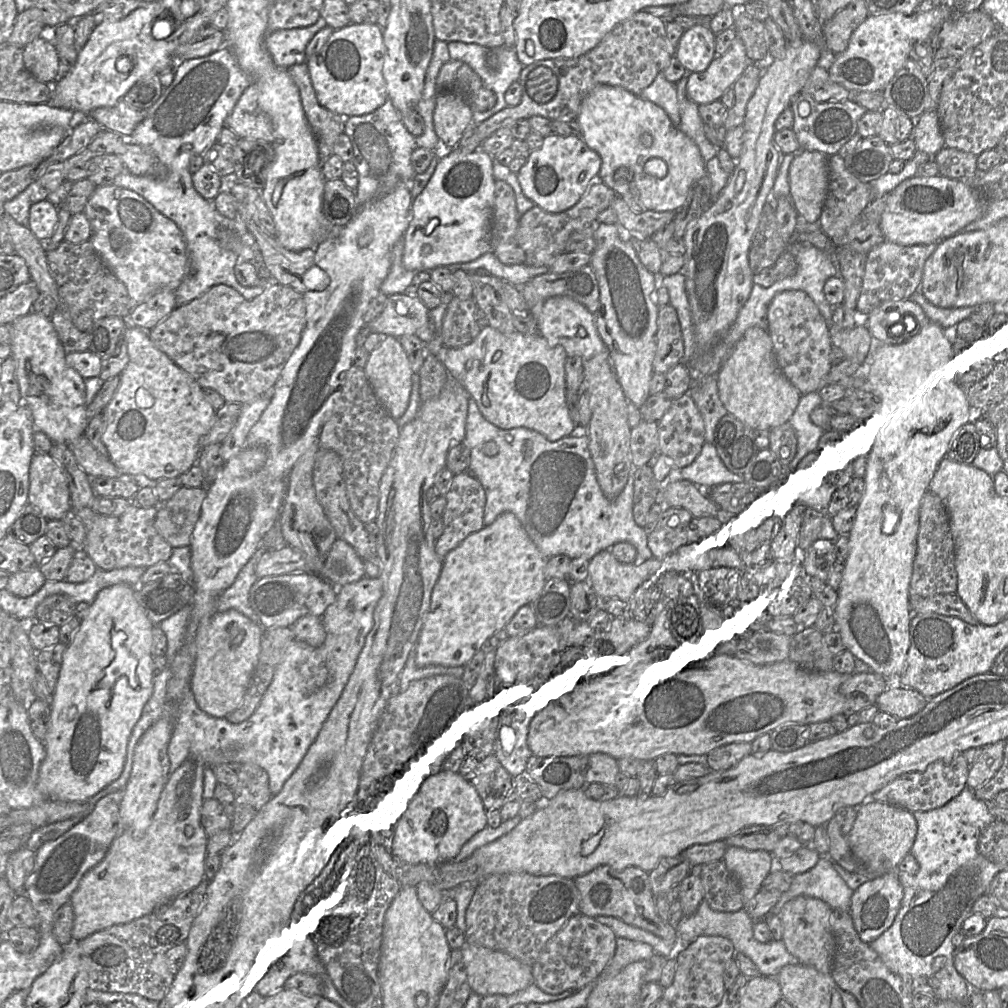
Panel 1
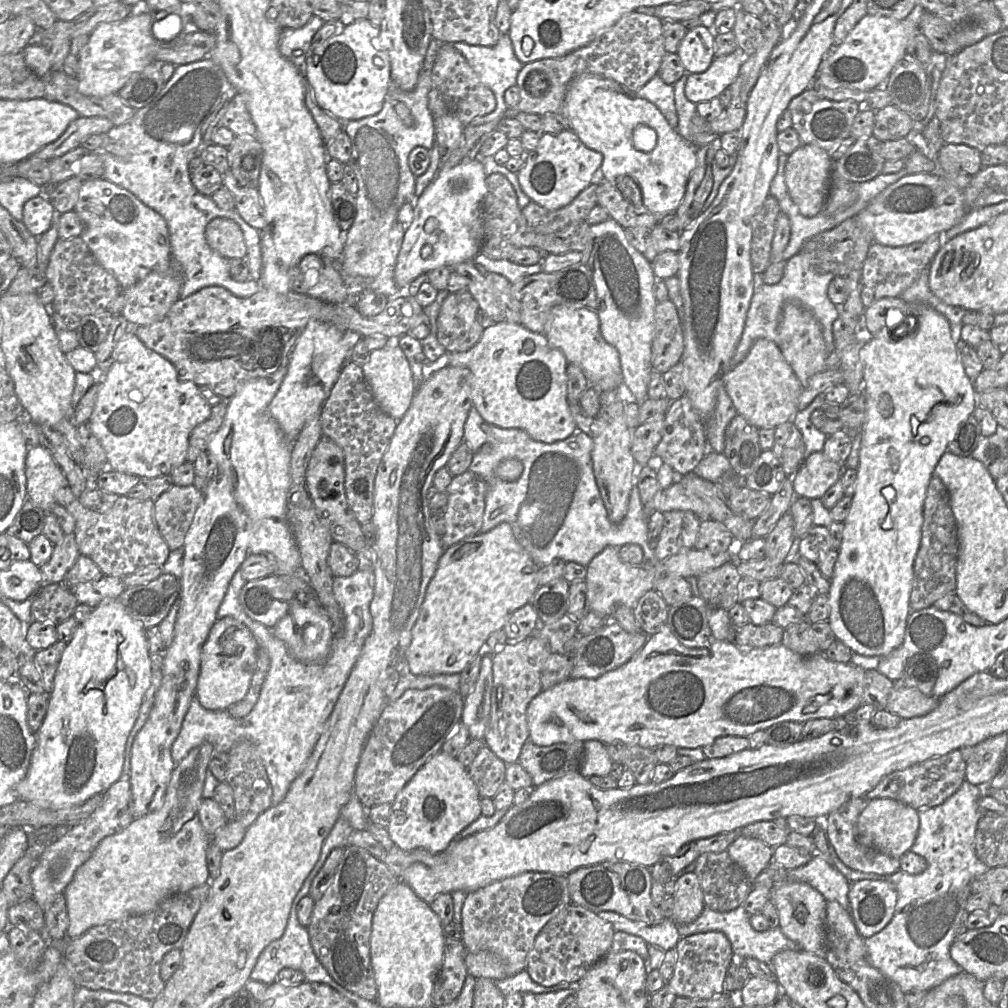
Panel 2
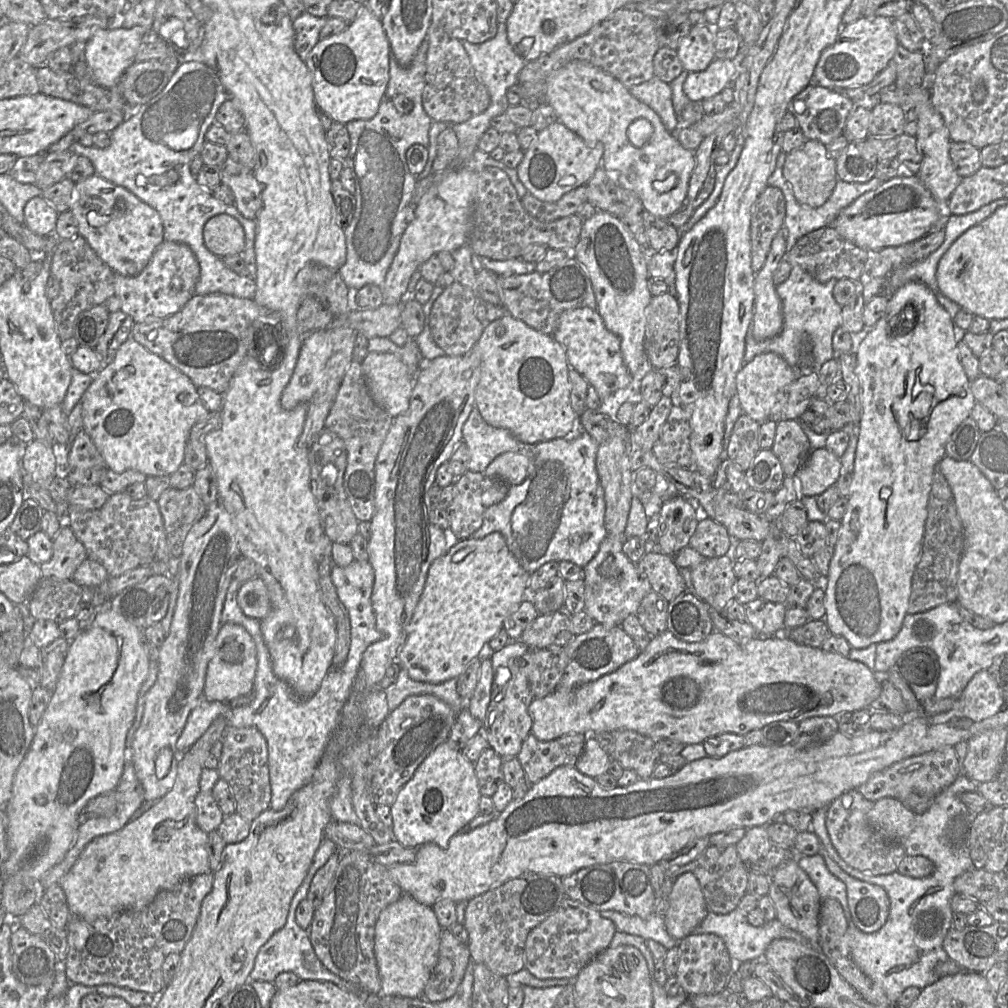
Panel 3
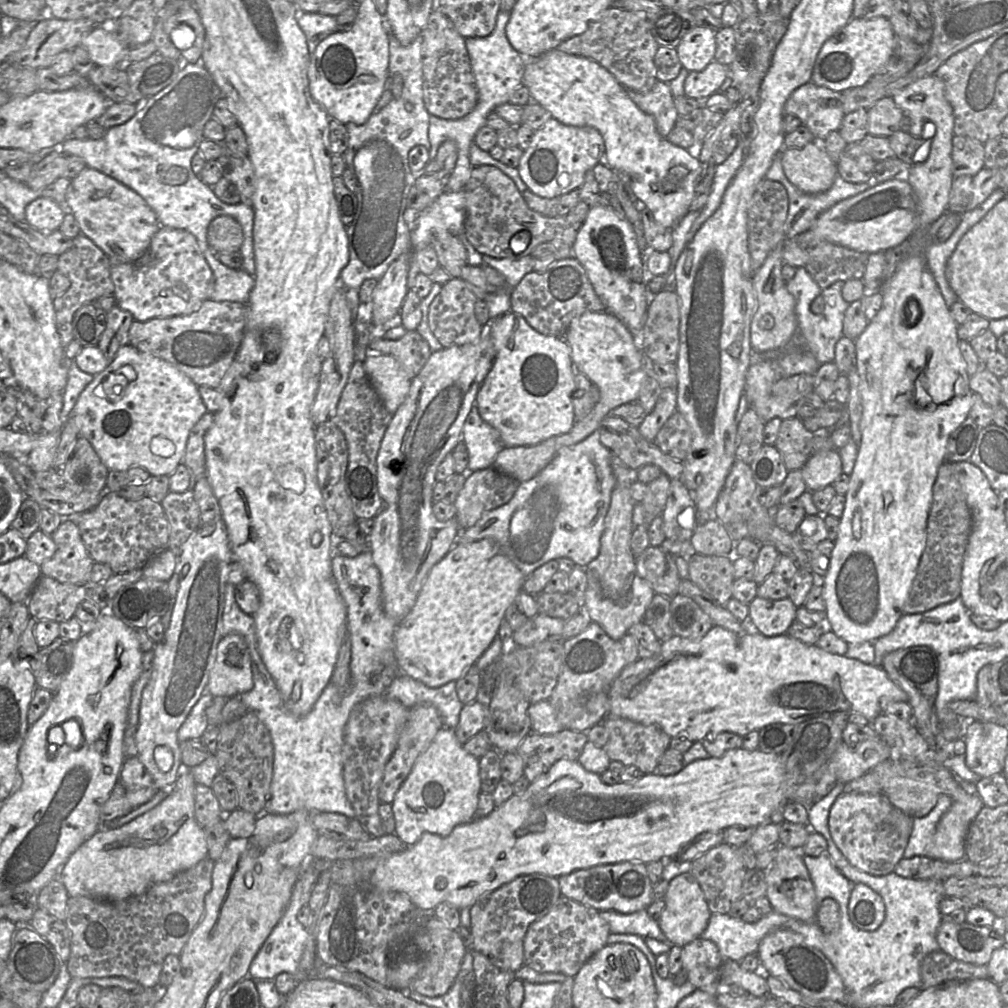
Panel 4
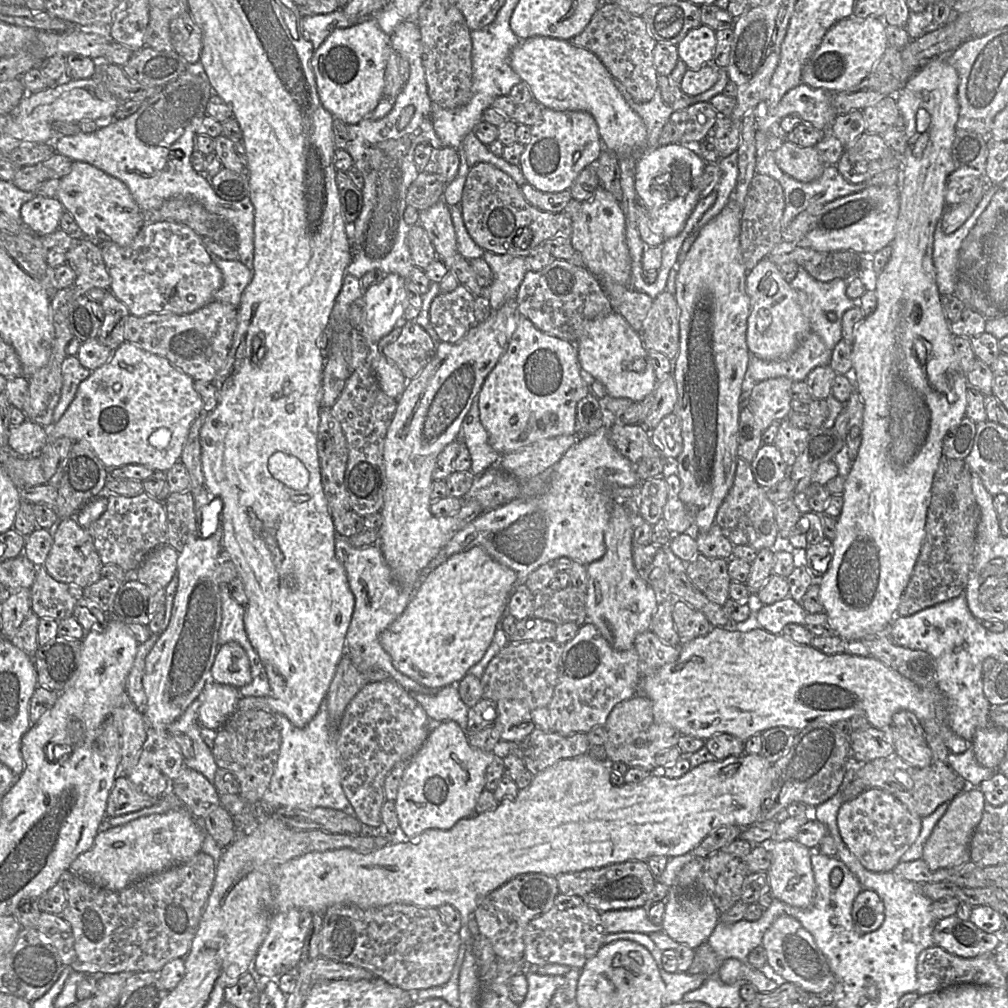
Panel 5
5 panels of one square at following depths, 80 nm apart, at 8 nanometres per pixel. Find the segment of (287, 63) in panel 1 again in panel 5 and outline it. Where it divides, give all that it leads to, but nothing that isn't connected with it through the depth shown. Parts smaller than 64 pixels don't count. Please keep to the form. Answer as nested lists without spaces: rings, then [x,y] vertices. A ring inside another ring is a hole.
[[[338,9],[328,14],[302,16],[301,28],[305,39],[312,43],[315,51],[334,30],[348,28],[364,20],[349,18],[342,9]]]

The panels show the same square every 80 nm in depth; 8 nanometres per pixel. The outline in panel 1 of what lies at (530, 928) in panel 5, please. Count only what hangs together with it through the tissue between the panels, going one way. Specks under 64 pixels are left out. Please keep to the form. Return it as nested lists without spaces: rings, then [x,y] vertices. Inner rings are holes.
[[[578,913],[557,931],[545,944],[537,960],[532,964],[532,982],[549,994],[569,989],[580,990],[593,983],[612,959],[616,948],[616,935],[595,918]]]

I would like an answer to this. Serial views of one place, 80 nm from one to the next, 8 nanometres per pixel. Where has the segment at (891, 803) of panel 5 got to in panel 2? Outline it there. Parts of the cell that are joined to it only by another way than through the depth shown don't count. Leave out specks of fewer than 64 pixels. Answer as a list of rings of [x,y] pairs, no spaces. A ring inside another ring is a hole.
[[[851,797],[843,803],[837,810],[828,814],[820,823],[823,826],[829,843],[834,848],[839,859],[849,868],[881,876],[889,876],[899,870],[900,860],[890,857],[881,852],[867,849],[862,846],[856,838],[857,820],[867,804],[864,797]]]

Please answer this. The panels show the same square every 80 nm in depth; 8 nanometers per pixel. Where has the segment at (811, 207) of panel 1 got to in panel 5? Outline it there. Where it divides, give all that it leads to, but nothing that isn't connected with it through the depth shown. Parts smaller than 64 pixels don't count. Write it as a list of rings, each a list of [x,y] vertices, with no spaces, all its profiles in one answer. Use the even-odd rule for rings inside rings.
[[[790,141],[783,142],[774,156],[785,174],[804,183],[821,177],[826,167],[815,147],[800,147]]]

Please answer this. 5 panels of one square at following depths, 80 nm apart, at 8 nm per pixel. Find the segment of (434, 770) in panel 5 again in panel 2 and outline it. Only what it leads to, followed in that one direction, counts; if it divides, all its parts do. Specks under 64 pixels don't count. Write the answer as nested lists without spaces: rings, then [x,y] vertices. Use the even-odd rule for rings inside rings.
[[[439,751],[396,795],[387,830],[394,844],[403,850],[424,848],[441,853],[457,834],[482,815],[480,803],[479,791],[468,769],[456,757]]]

